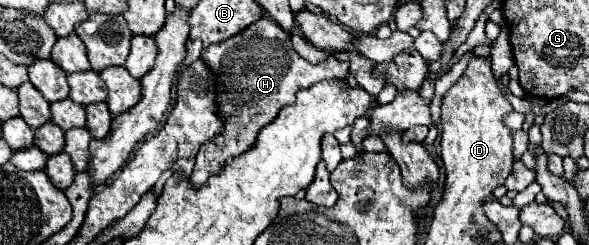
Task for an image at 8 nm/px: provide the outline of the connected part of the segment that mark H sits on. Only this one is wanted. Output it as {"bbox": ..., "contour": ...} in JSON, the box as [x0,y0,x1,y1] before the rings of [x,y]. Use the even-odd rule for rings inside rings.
{"bbox":[190,18,348,186],"contour":[[[260,18],[220,44],[212,44],[202,52],[202,60],[216,80],[216,108],[218,116],[224,120],[224,128],[218,138],[206,142],[196,156],[196,164],[190,174],[190,182],[196,186],[206,184],[210,176],[222,172],[228,158],[238,158],[240,154],[248,152],[256,142],[260,128],[268,126],[282,106],[294,104],[294,94],[298,90],[320,80],[344,80],[348,76],[348,64],[334,60],[334,56],[320,64],[310,64],[304,60],[292,48],[290,36],[268,18]],[[232,118],[236,118],[236,122],[232,122]]]}

